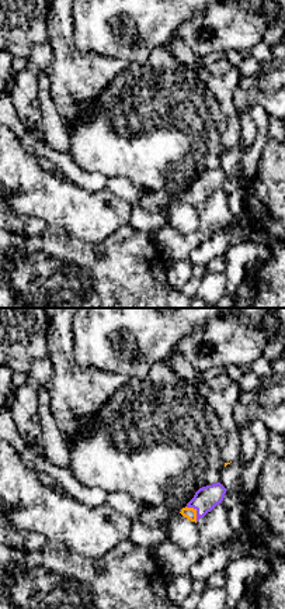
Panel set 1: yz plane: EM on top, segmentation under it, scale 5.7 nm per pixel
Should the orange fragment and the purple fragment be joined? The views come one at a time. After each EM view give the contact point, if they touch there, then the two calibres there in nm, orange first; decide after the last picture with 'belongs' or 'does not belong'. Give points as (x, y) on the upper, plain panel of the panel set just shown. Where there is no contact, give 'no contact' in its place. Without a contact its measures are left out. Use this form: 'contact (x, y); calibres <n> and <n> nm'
contact (195, 196); calibres 70 and 140 nm

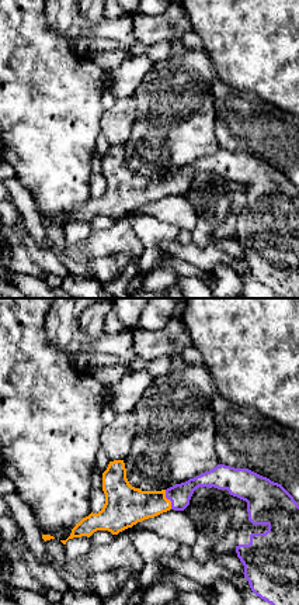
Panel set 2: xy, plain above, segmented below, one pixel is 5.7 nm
contact (169, 185); calibres 220 and 130 nm

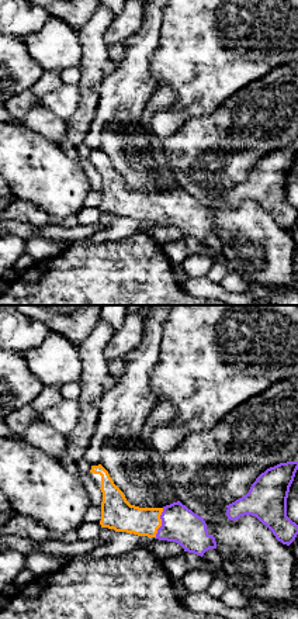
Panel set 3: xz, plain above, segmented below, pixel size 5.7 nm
contact (160, 207); calibres 180 and 200 nm

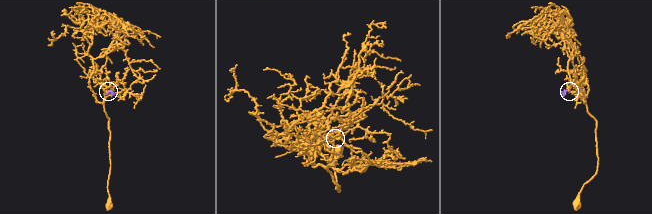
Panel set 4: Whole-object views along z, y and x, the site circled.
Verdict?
belongs

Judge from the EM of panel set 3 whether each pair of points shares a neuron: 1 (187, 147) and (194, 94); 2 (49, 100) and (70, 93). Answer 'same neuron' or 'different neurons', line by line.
1: different neurons
2: same neuron

